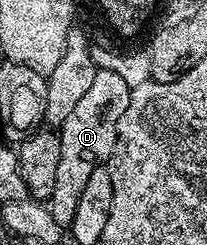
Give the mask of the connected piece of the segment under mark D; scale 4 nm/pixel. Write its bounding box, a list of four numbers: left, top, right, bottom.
[47,69,130,228]

